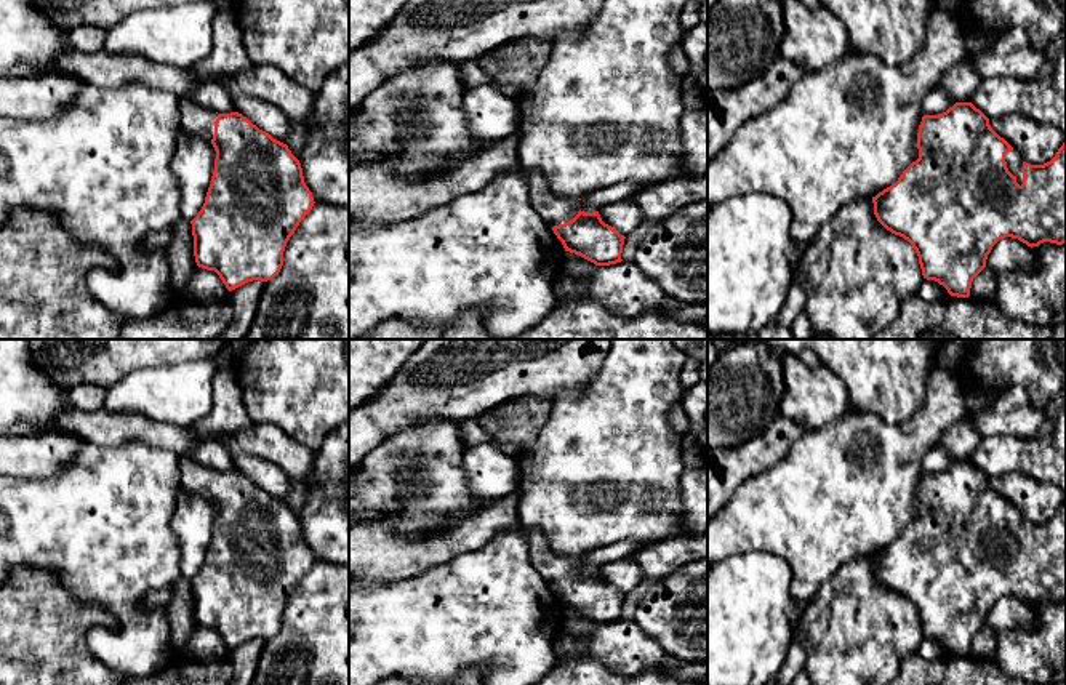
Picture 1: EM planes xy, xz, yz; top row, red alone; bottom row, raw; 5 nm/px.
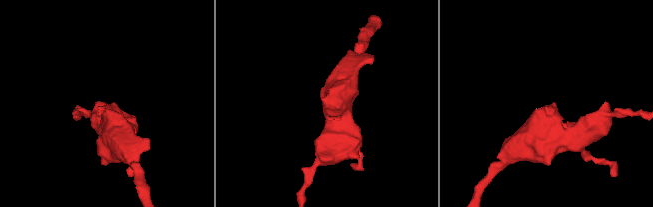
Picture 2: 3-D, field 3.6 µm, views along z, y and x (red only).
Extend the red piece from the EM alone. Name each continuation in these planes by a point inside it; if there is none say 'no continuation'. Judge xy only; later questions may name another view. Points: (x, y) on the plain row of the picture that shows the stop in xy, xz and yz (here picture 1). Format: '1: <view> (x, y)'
1: xy (197, 479)

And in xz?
1: xz (378, 556)

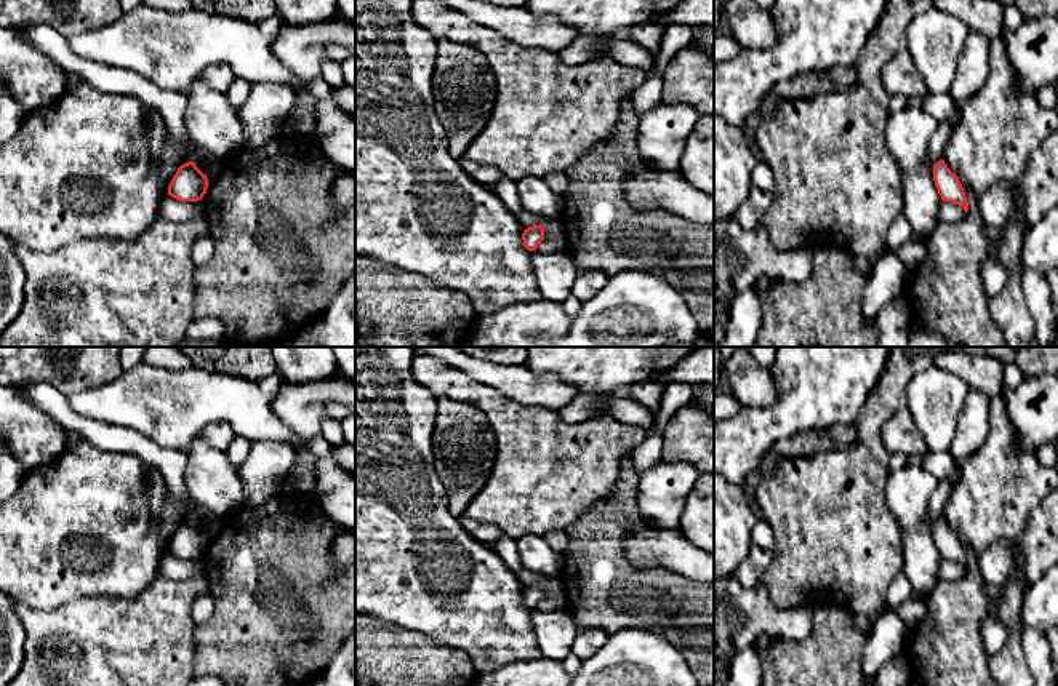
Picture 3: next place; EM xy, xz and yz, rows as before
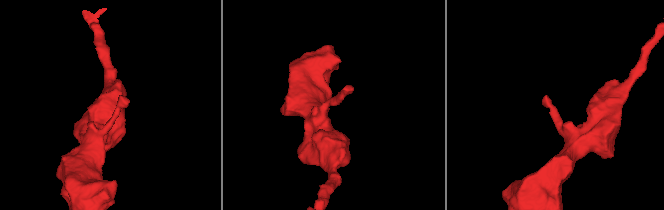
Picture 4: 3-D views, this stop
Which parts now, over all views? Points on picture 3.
no continuation

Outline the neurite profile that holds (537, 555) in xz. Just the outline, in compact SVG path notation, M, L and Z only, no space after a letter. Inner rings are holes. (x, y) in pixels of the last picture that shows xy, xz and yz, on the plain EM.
M527 536L517 540L522 571L547 577L559 577L563 566L563 555L555 552L544 536Z

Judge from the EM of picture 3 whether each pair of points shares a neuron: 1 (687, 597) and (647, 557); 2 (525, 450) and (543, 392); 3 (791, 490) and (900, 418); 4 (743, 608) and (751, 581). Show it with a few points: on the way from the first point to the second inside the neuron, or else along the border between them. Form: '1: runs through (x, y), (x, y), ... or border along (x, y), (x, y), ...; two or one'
1: border along (623, 544), (633, 563), (665, 566), (690, 579); two
2: border along (503, 394), (520, 403), (538, 403), (557, 411); two
3: border along (905, 406), (884, 424), (882, 445), (889, 454); two
4: border along (733, 576), (749, 590); two

